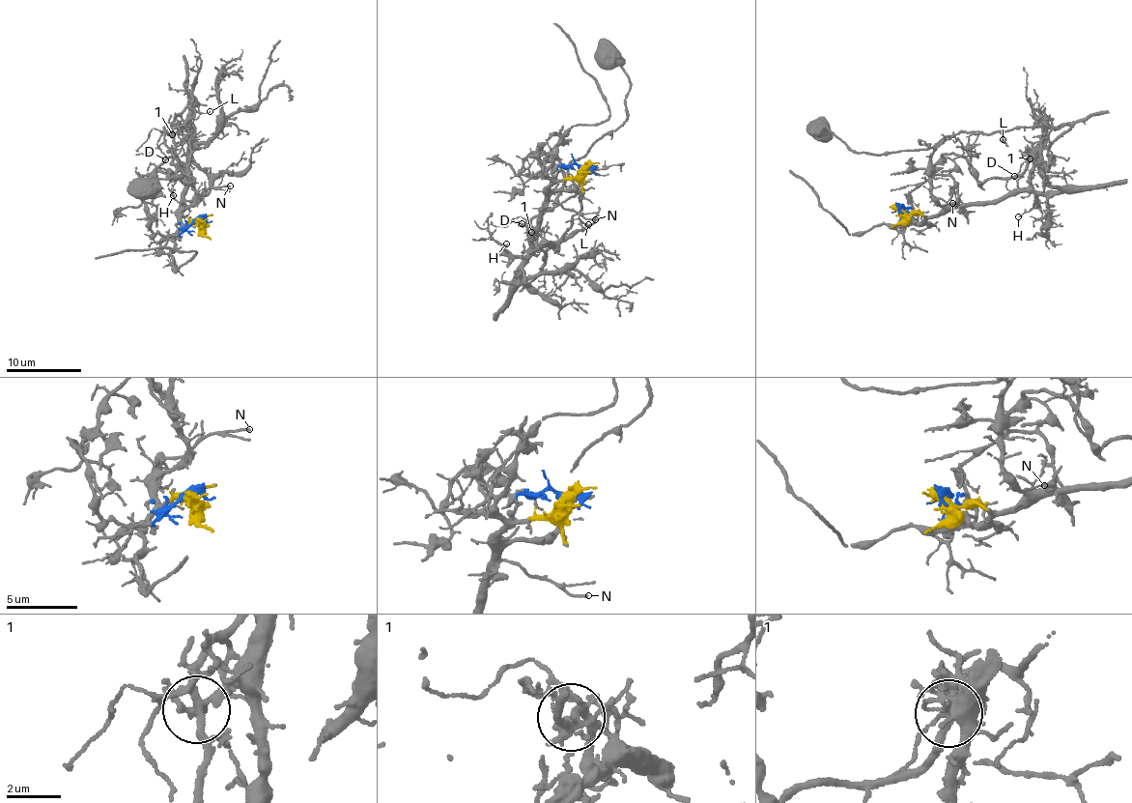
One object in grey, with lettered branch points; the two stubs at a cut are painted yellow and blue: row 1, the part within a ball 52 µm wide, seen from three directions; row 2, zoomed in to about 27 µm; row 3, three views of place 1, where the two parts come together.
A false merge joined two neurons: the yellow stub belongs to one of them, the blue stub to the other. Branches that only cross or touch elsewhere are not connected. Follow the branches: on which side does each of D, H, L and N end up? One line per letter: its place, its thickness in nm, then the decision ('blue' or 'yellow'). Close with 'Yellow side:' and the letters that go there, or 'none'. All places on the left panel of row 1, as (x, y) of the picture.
D: at (165, 159); 80 nm thick; blue
H: at (173, 195); 70 nm thick; yellow
L: at (210, 111); 90 nm thick; blue
N: at (230, 186); 180 nm thick; yellow
Yellow side: H, N

